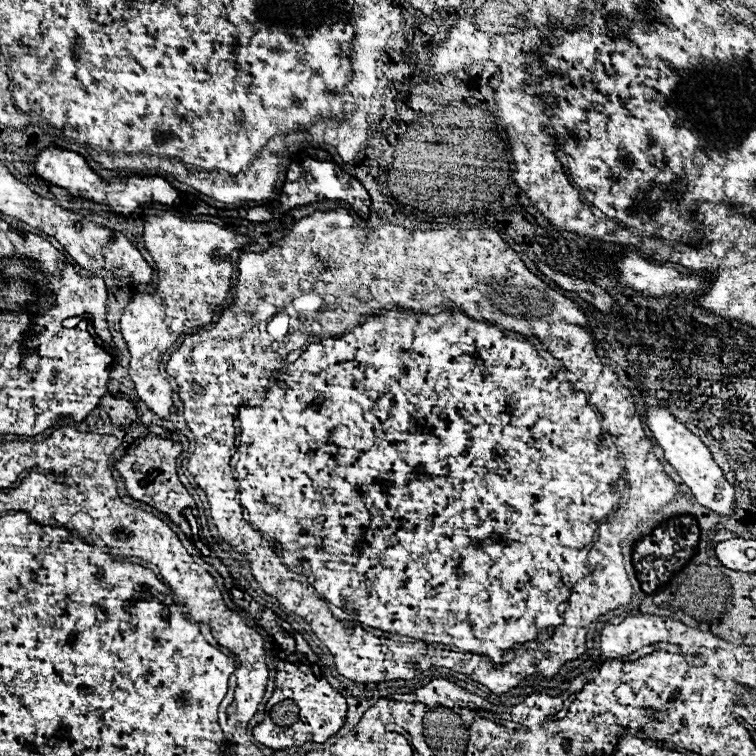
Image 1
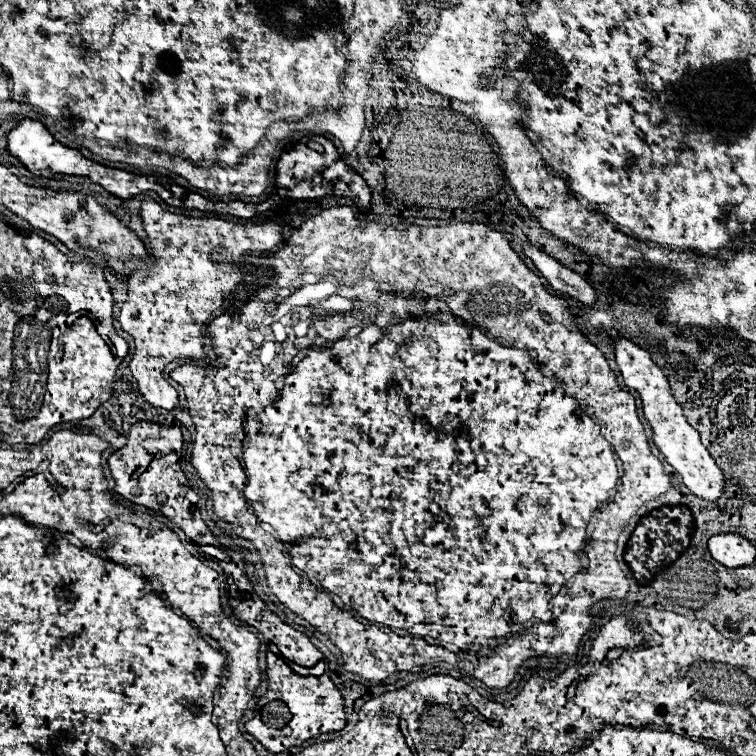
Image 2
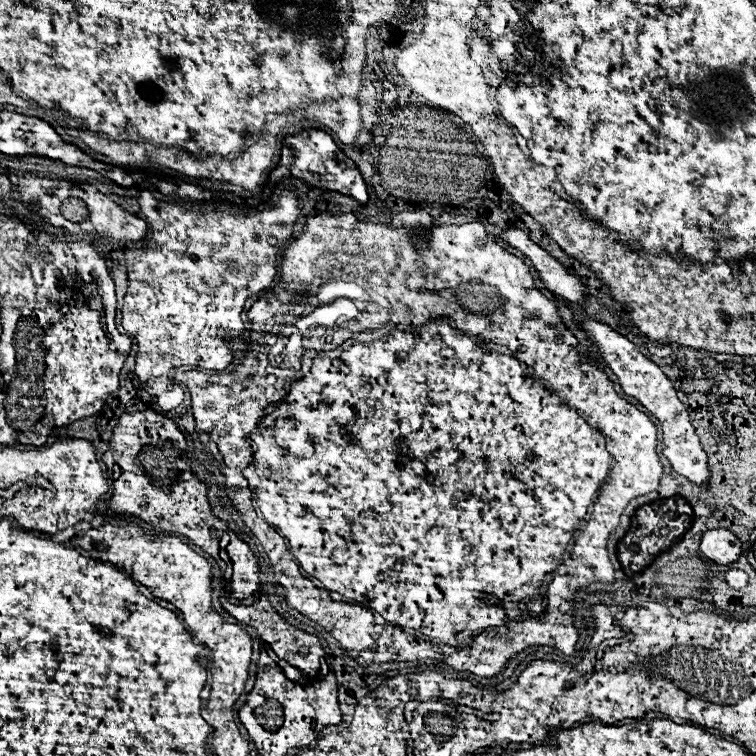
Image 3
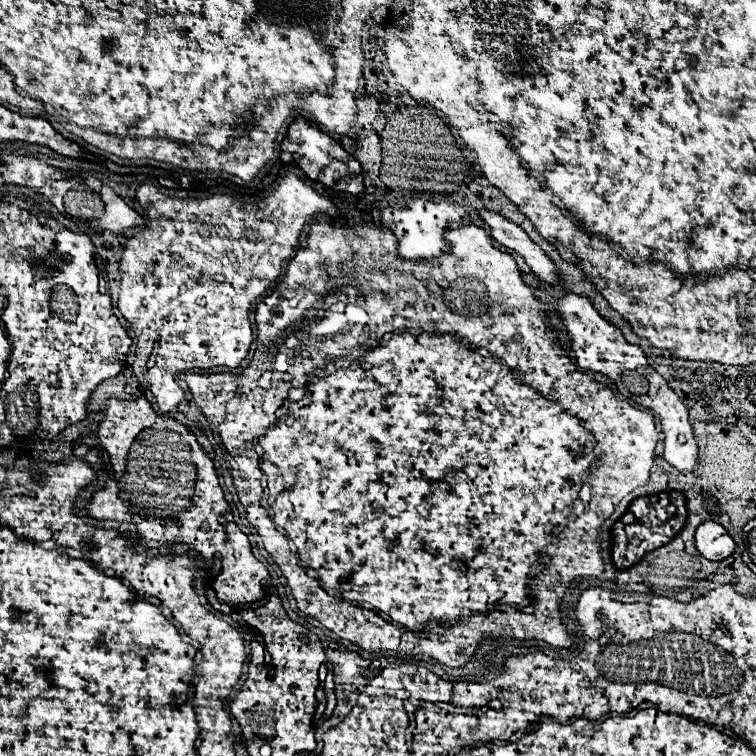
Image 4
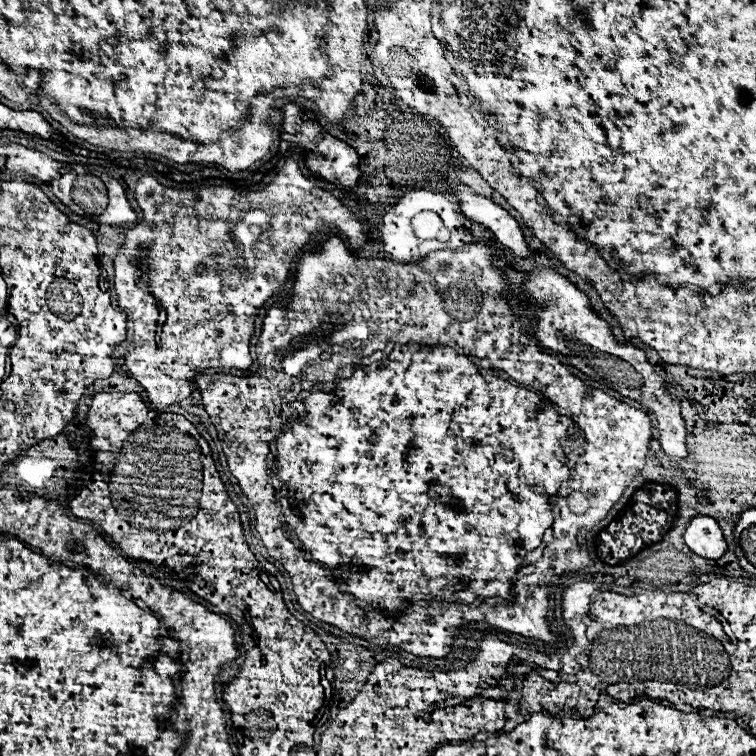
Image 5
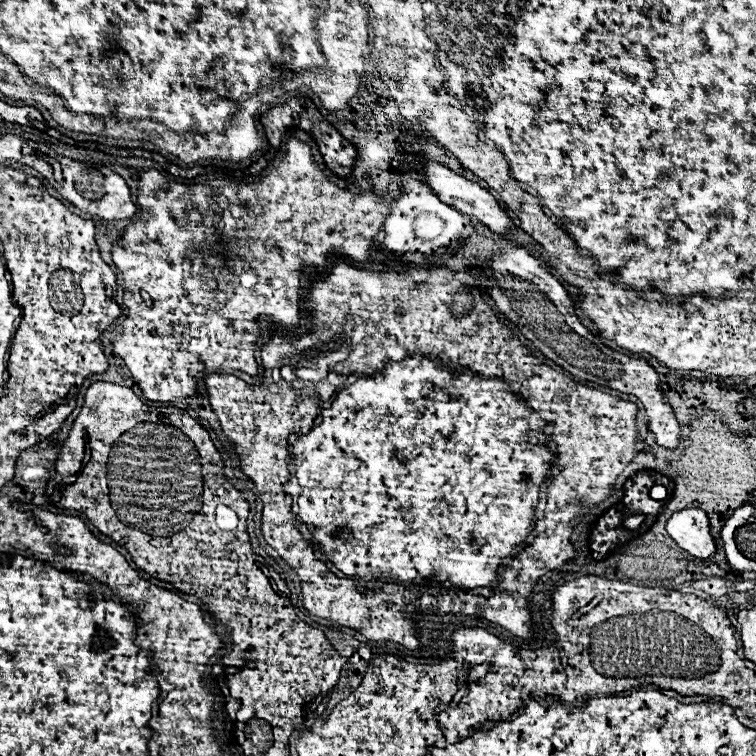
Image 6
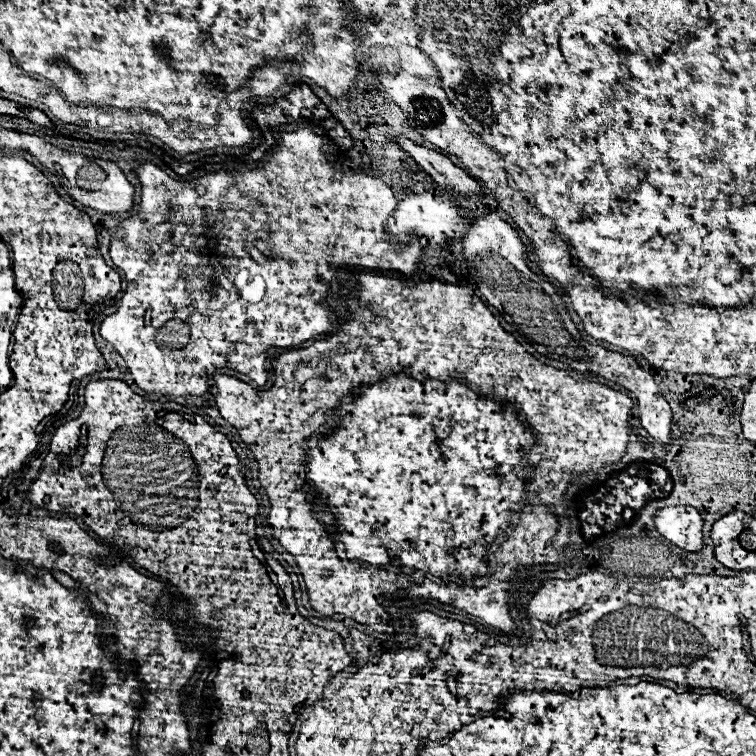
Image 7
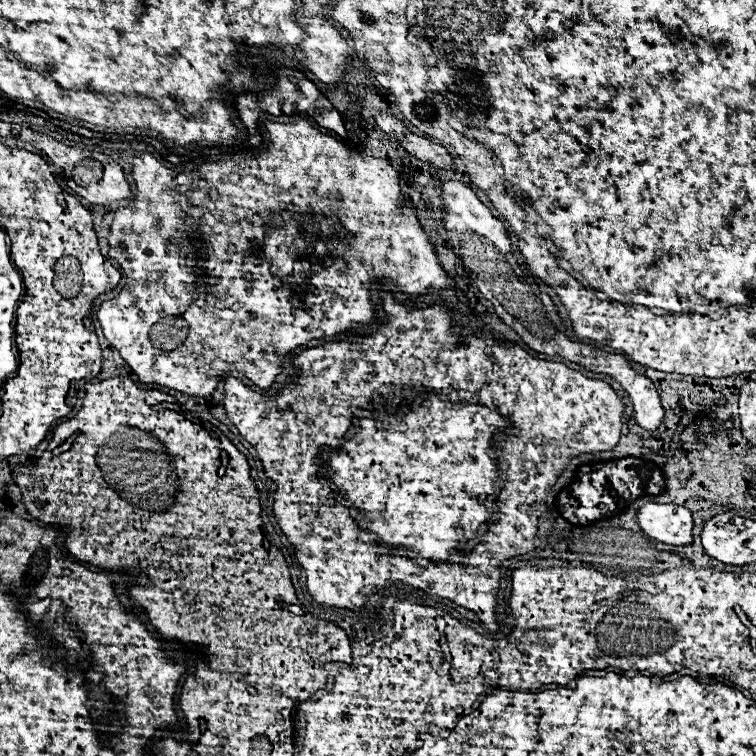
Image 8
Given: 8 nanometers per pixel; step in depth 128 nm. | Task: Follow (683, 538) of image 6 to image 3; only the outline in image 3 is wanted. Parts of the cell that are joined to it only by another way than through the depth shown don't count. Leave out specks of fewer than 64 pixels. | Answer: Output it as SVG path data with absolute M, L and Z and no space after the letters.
M718 528L718 530L704 532L702 542L700 542L700 550L710 560L714 560L716 564L728 566L728 564L732 564L732 562L736 562L740 558L742 542L730 530Z

